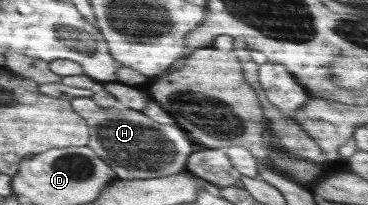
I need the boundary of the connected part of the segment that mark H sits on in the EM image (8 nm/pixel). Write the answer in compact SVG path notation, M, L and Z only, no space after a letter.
M92 97L73 98L71 106L87 122L97 126L97 136L89 136L86 144L123 180L147 180L174 175L186 170L189 155L197 148L177 126L165 126L147 118L137 110L103 110Z

